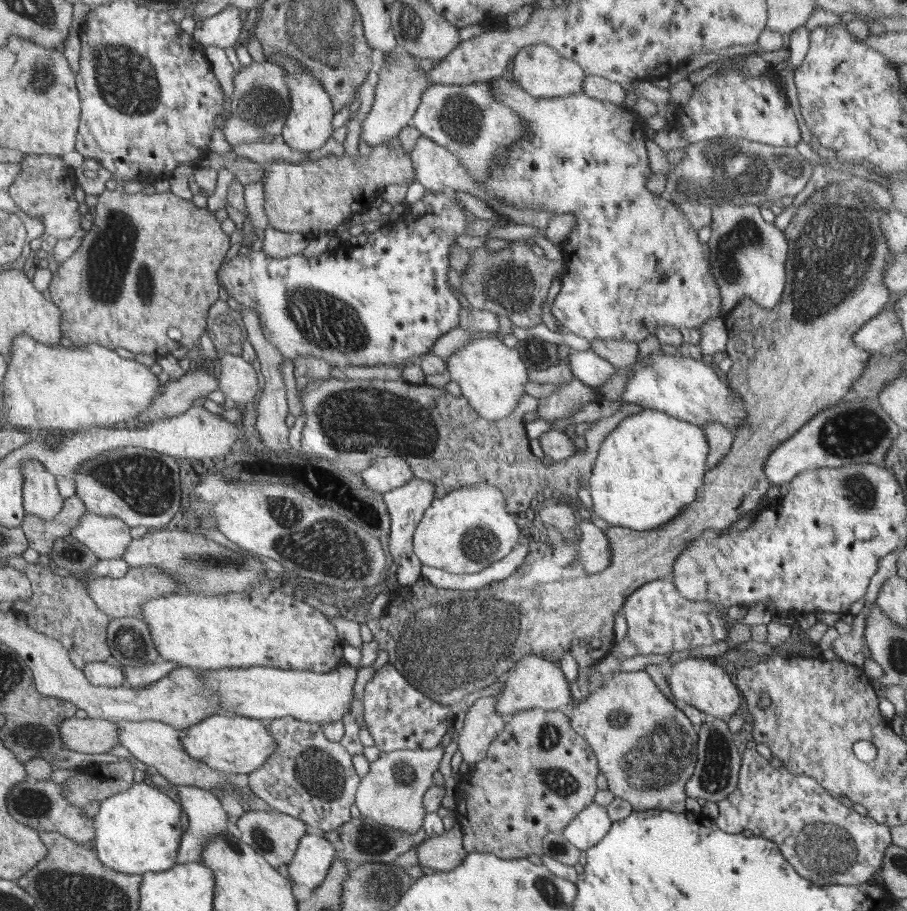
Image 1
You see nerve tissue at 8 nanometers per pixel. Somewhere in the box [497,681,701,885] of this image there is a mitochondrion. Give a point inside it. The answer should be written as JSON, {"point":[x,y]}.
{"point":[651,760]}

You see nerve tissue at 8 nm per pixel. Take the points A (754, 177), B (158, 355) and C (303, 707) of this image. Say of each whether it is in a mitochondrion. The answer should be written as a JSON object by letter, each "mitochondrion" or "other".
{"A":"mitochondrion","B":"other","C":"other"}

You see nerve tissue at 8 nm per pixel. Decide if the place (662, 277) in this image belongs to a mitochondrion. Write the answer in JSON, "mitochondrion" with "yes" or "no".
{"mitochondrion":"no"}

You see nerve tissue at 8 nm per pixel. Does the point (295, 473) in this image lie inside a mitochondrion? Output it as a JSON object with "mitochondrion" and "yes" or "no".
{"mitochondrion":"yes"}

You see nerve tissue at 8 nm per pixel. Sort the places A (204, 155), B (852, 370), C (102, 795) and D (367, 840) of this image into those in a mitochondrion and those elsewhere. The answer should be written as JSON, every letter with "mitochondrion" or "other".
{"A":"other","B":"other","C":"other","D":"mitochondrion"}

